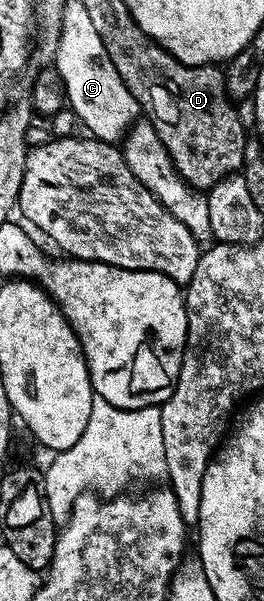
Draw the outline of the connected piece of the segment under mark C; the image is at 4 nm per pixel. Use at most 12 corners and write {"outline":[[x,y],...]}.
{"outline":[[98,30],[55,41],[67,107],[98,140],[141,115]]}

